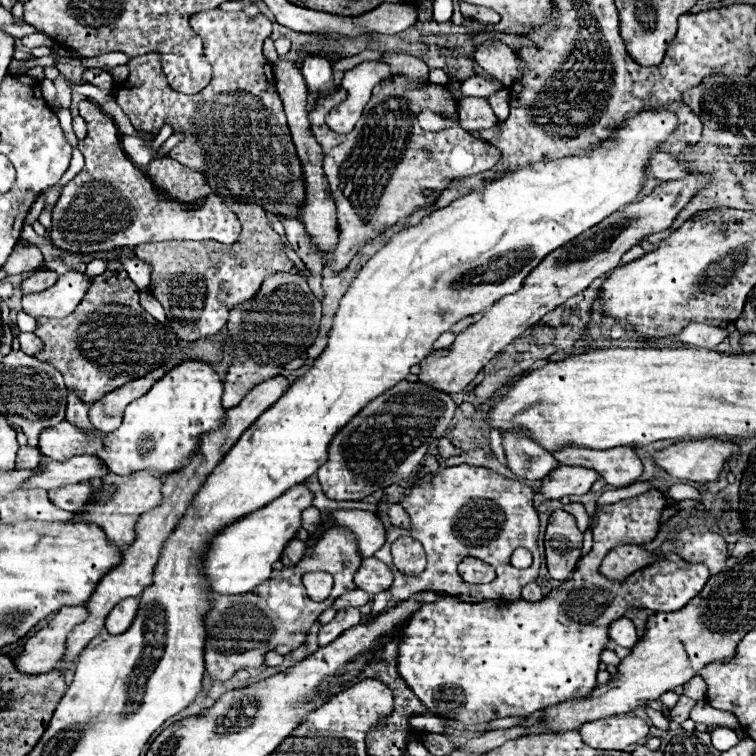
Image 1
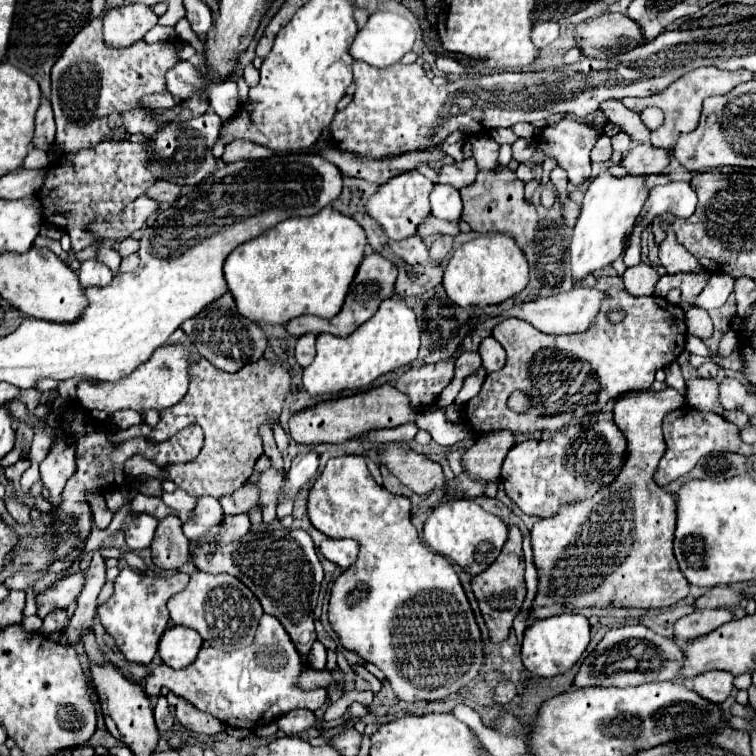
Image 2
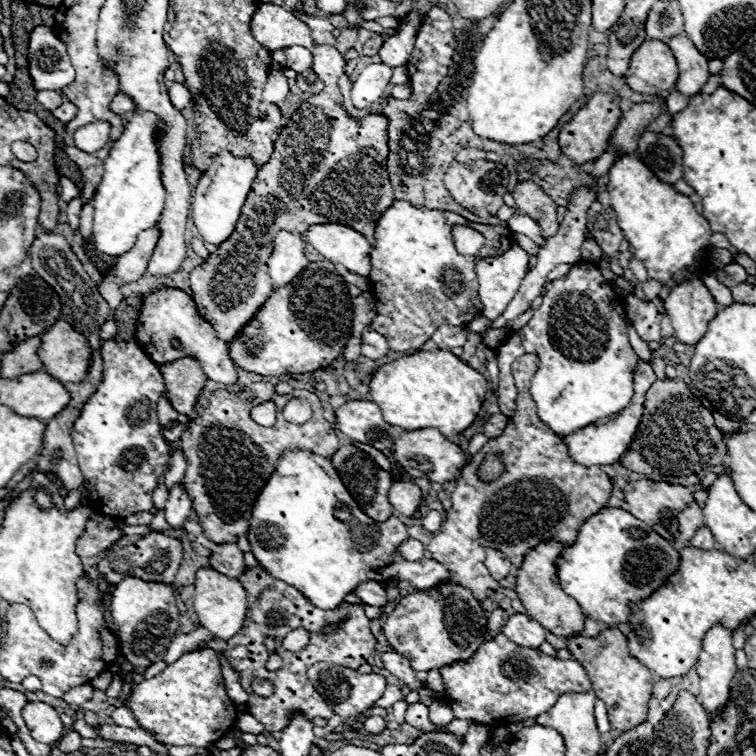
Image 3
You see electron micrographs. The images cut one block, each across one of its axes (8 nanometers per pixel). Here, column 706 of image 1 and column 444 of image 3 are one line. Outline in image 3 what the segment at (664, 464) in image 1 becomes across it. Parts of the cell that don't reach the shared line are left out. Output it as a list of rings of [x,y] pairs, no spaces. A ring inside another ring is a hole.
[[[420,428],[420,430],[406,430],[400,438],[394,440],[392,450],[394,460],[414,478],[428,478],[432,482],[450,482],[460,476],[462,466],[466,464],[464,452],[460,446],[446,440],[436,428]]]

